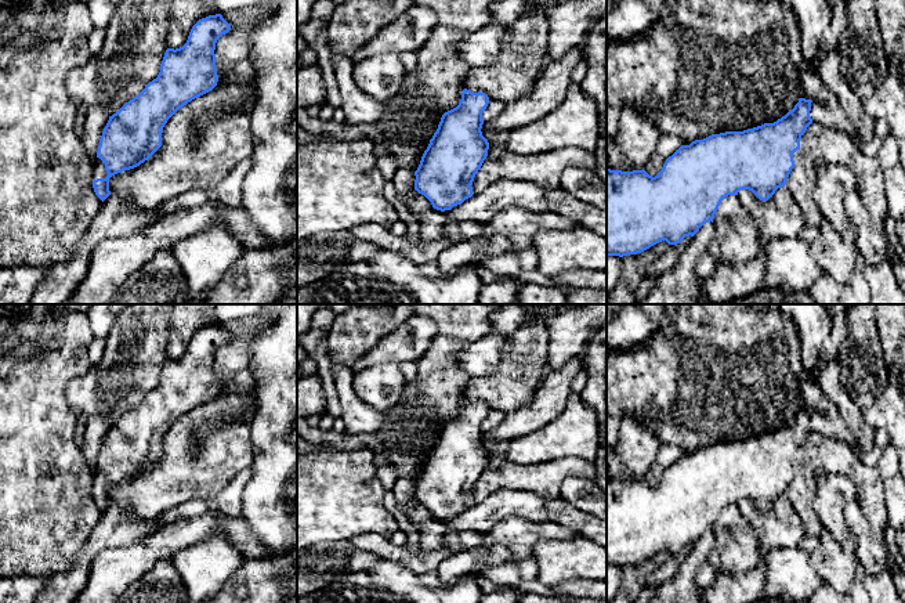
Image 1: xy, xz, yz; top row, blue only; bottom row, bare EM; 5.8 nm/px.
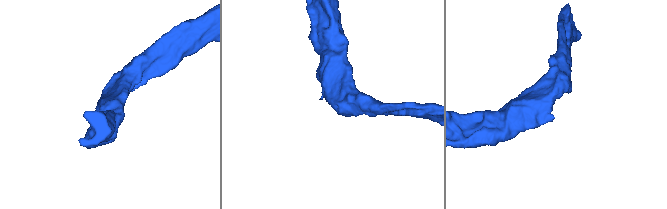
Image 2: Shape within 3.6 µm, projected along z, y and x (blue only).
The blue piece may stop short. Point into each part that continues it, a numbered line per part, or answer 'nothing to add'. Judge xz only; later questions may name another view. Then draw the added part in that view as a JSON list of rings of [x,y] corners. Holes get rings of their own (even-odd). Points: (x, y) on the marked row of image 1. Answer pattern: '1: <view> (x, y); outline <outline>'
1: xz (417, 203); outline [[[415,187],[405,192],[398,192],[398,196],[415,216],[416,221],[420,221],[423,214],[432,209],[431,202],[424,195],[419,194]]]

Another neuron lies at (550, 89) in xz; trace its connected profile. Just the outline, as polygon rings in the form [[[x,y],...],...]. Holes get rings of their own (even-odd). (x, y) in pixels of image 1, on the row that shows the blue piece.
[[[582,48],[569,50],[561,59],[550,61],[536,80],[535,87],[520,100],[504,105],[500,115],[484,122],[484,130],[508,130],[537,122],[558,108],[572,84],[571,75],[582,58]]]

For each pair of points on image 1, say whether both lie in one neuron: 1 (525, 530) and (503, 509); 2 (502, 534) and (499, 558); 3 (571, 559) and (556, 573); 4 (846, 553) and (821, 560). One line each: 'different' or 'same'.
1: different
2: different
3: same
4: same

